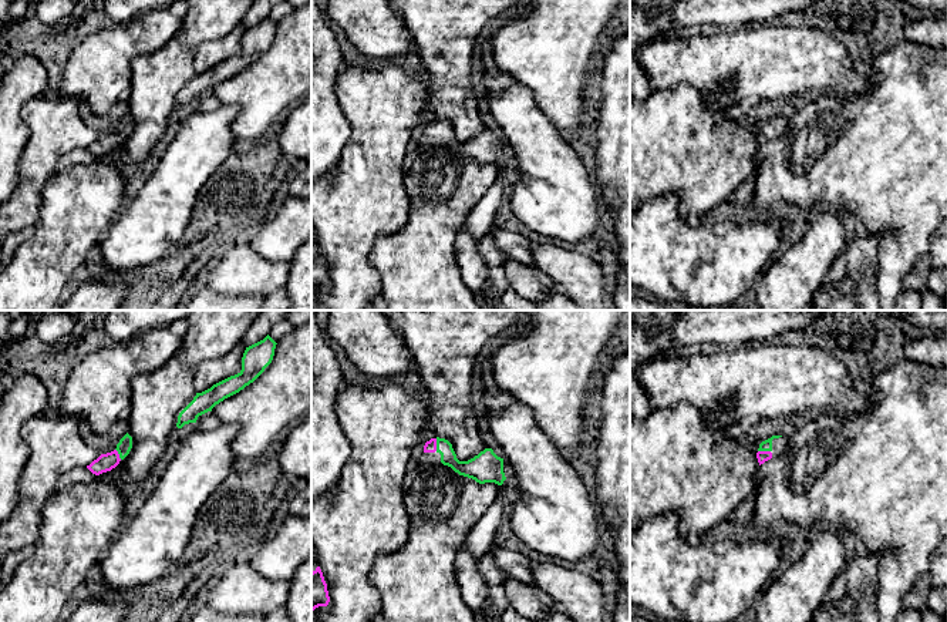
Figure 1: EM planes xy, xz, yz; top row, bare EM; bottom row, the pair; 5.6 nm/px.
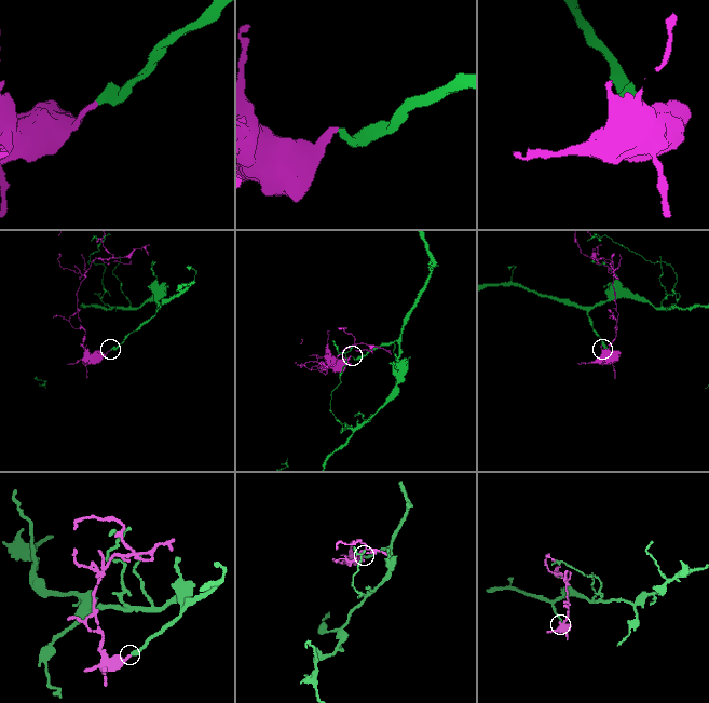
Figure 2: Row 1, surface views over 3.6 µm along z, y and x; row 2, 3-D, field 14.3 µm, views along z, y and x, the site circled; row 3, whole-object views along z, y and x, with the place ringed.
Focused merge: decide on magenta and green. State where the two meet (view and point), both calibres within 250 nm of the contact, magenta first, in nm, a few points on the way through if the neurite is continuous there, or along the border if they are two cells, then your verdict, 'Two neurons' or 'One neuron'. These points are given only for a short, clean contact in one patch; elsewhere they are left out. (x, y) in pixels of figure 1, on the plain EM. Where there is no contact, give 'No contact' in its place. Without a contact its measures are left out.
Touches magenta at xz (435, 125). Thickness 70 nm (magenta) against 110 nm. Path across: xz (430, 127), (435, 125), (459, 148), (472, 150). One neuron

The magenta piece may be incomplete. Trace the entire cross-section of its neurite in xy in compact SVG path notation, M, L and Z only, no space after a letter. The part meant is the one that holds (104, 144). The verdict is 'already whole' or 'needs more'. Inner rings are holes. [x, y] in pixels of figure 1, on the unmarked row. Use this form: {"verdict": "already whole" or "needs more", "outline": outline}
{"verdict": "needs more", "outline": "M127 114L119 121L114 132L101 135L97 141L94 141L90 147L87 147L87 149L95 157L111 152L119 145L121 141L124 141L129 135L131 130L132 130L132 118Z"}

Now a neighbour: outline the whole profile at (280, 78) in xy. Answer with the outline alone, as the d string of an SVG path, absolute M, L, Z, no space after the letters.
M311 0L279 21L272 44L239 74L212 90L225 105L236 105L239 112L232 124L236 139L253 139L269 131L276 118L311 94Z

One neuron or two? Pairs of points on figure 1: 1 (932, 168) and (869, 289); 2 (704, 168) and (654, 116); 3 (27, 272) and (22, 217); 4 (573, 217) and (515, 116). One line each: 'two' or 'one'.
1: two
2: one
3: two
4: one

